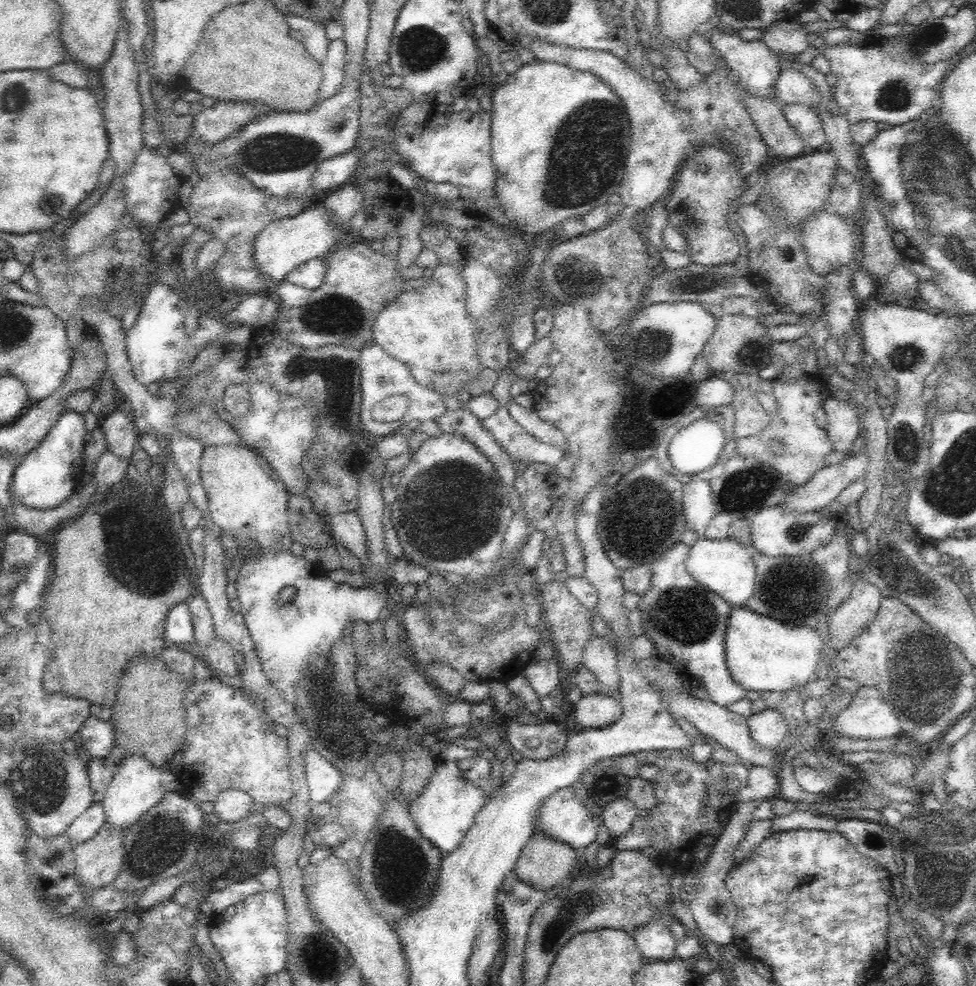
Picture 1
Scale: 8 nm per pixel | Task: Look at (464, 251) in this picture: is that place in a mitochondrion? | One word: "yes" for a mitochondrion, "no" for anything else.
no

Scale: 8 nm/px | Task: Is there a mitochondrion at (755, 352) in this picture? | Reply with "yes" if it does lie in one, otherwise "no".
yes

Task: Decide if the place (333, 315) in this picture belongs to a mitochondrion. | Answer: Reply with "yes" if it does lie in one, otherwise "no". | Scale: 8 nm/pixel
yes

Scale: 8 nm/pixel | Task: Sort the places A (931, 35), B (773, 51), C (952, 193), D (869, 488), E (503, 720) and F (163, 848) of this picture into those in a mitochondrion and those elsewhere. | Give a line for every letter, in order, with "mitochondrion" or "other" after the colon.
A: mitochondrion
B: other
C: mitochondrion
D: other
E: other
F: mitochondrion

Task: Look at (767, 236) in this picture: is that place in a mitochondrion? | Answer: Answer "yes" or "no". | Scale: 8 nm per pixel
no

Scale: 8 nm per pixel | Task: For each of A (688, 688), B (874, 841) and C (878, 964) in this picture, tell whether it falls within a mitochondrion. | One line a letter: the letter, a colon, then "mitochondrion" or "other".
A: other
B: other
C: other

